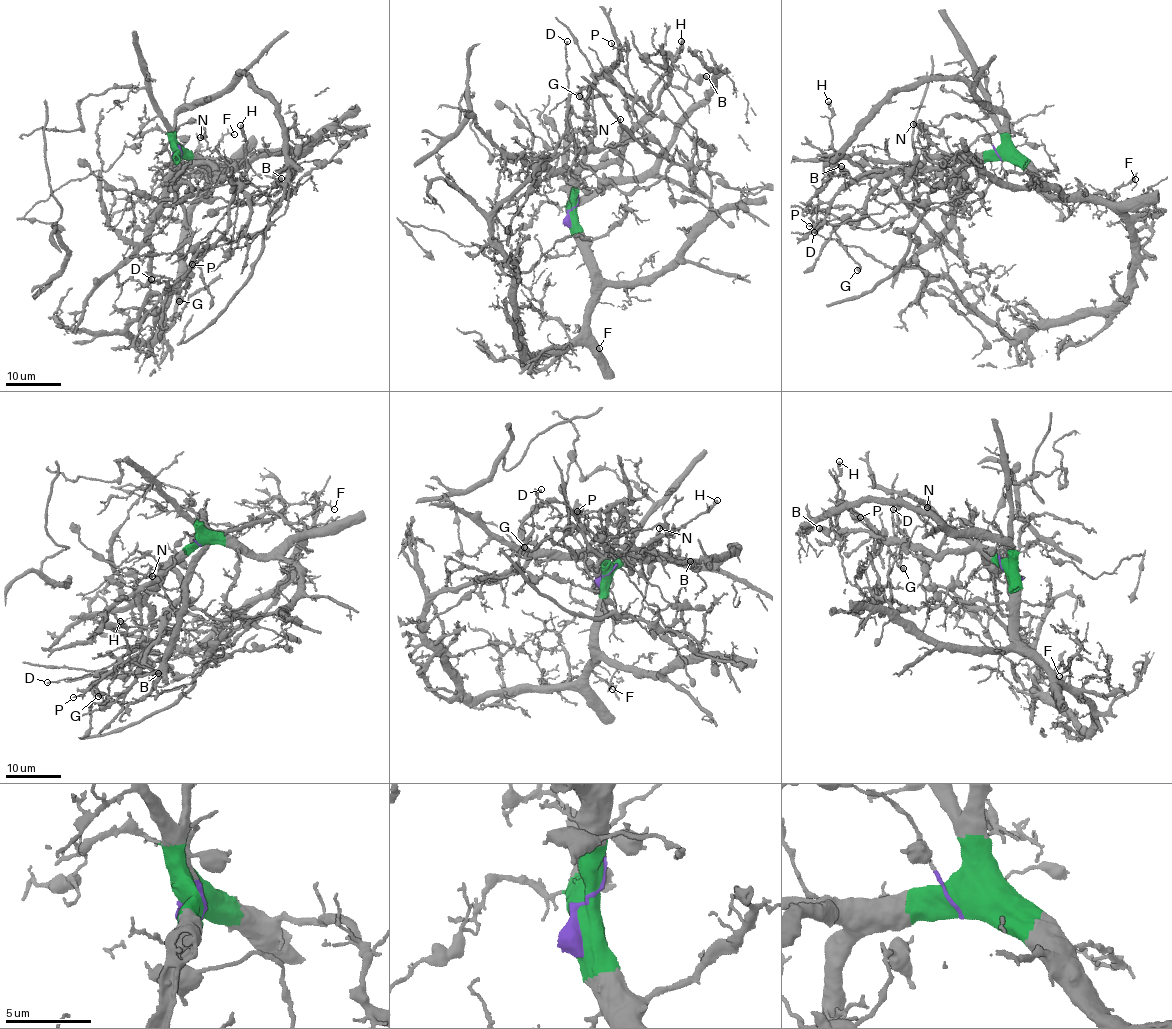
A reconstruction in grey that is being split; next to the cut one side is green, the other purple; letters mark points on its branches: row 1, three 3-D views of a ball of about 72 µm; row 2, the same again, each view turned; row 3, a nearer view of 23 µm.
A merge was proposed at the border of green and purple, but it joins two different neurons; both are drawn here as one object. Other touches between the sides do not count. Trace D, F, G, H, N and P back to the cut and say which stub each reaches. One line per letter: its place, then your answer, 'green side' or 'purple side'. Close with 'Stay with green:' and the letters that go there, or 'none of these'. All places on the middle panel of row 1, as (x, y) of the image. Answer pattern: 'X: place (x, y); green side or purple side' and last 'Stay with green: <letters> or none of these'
D: place (567, 41); green side
F: place (599, 348); green side
G: place (579, 96); green side
H: place (681, 41); green side
N: place (620, 119); purple side
P: place (611, 43); green side
Stay with green: D, F, G, H, P

